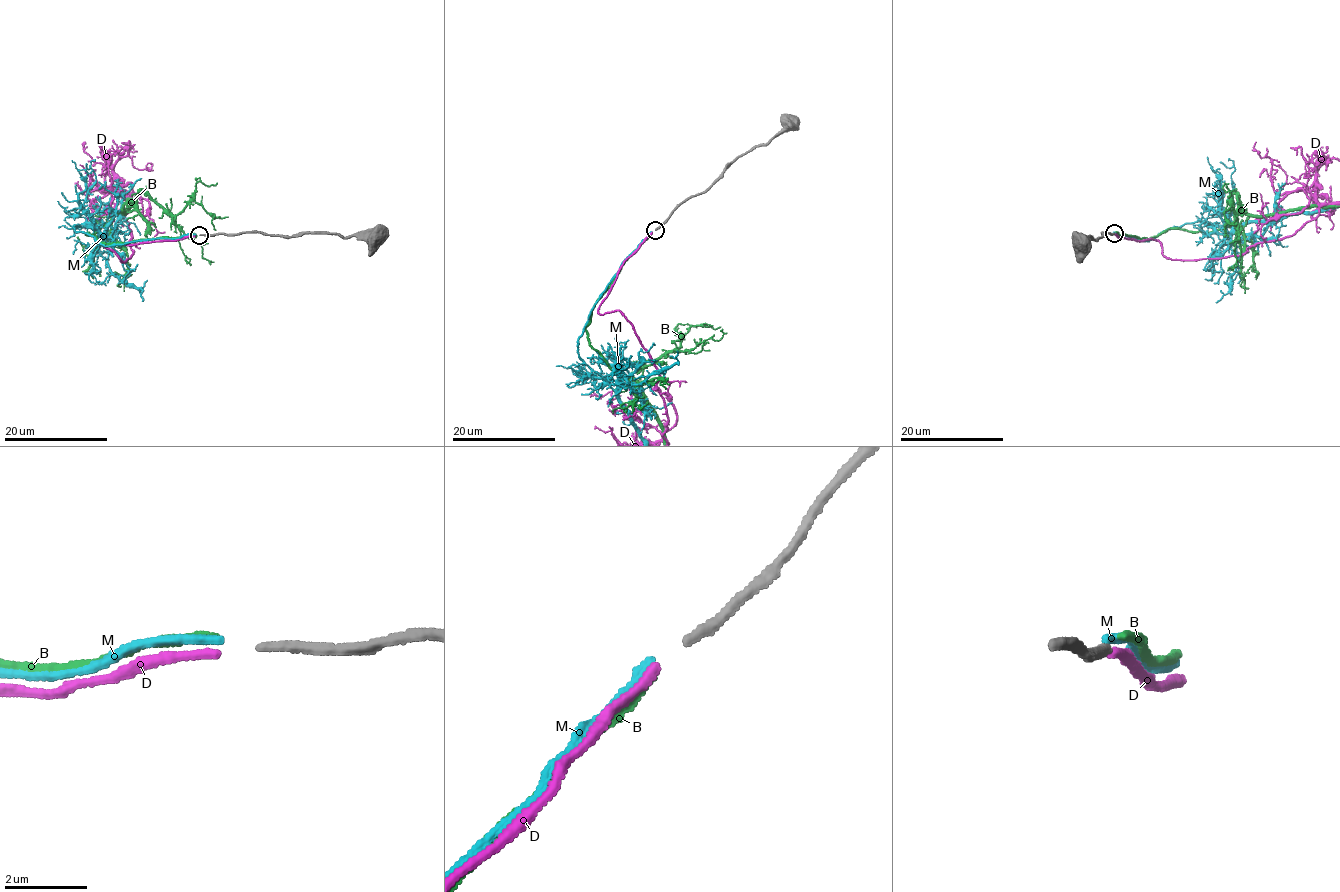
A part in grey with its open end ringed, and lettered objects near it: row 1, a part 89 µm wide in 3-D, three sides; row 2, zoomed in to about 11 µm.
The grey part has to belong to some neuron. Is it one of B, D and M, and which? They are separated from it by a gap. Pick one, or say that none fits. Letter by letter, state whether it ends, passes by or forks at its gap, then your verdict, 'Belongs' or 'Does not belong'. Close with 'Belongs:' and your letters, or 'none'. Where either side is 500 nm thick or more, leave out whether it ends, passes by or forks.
B: It ends there. Does not belong
D: It ends there. Does not belong
M: It ends there. Does not belong
Belongs: none

